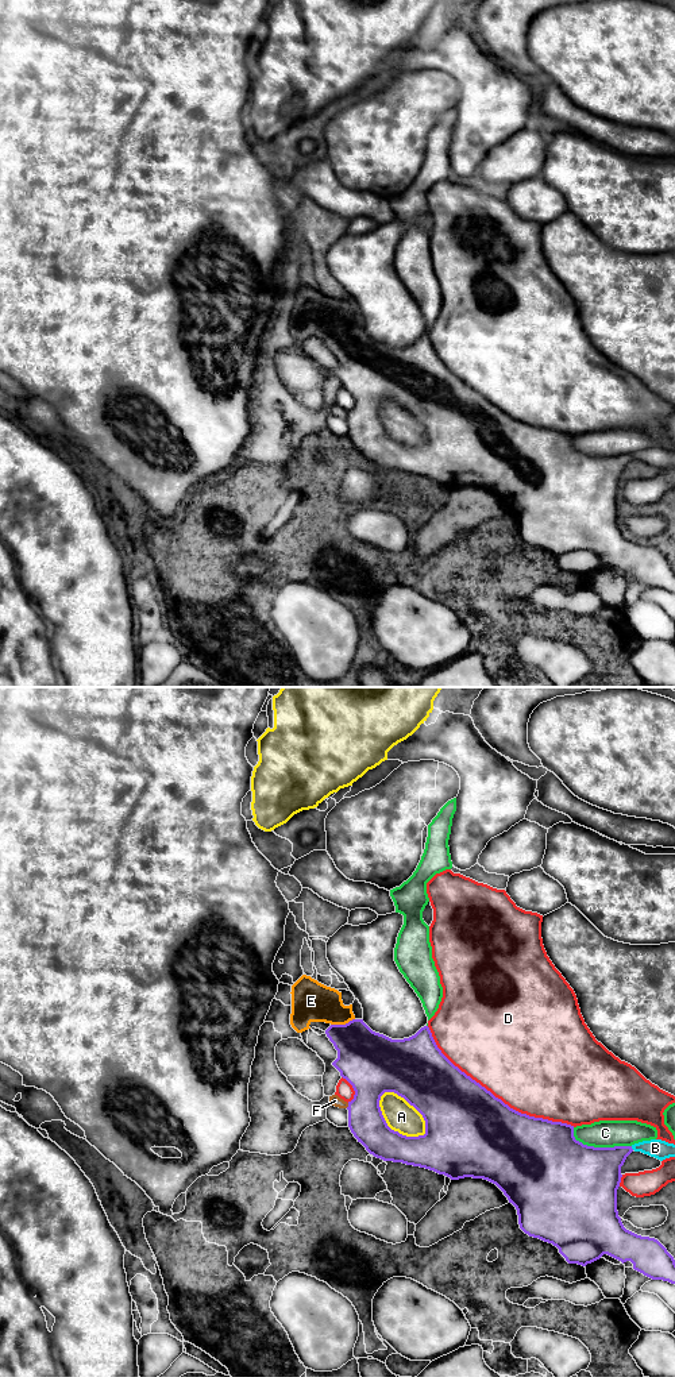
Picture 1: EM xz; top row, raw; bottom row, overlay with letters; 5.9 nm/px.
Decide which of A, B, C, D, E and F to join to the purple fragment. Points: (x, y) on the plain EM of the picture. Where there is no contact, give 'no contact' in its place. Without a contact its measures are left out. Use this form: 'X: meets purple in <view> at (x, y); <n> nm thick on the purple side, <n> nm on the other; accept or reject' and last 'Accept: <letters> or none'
A: meets purple in xz at (413, 415); 400 nm thick on the purple side, 180 nm on the other; reject
B: meets purple in xz at (631, 456); 280 nm thick on the purple side, 120 nm on the other; reject
C: meets purple in xz at (598, 456); 480 nm thick on the purple side, 160 nm on the other; reject
D: meets purple in xz at (494, 405); 500 nm thick on the purple side, 480 nm on the other; reject
E: meets purple in xz at (342, 334); 340 nm thick on the purple side, 240 nm on the other; accept
F: meets purple in xz at (348, 415); 300 nm thick on the purple side, 70 nm on the other; reject
Accept: E

